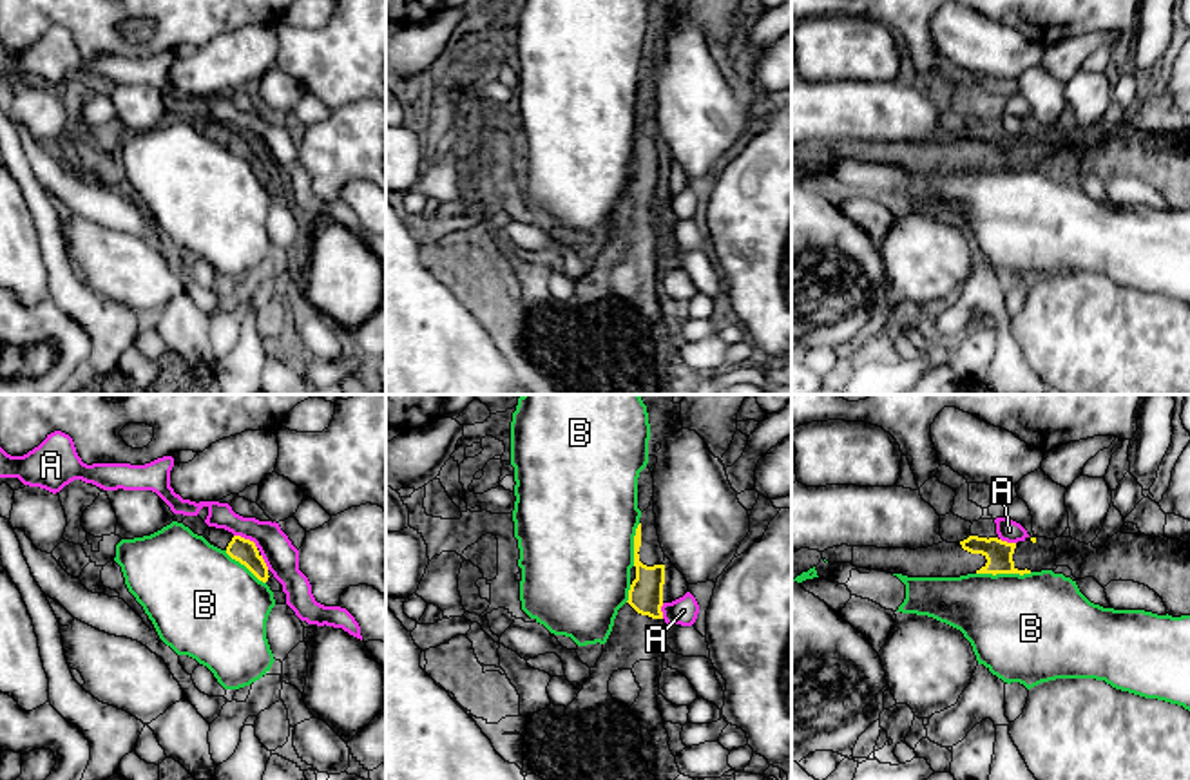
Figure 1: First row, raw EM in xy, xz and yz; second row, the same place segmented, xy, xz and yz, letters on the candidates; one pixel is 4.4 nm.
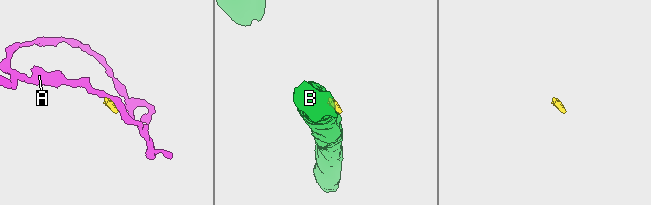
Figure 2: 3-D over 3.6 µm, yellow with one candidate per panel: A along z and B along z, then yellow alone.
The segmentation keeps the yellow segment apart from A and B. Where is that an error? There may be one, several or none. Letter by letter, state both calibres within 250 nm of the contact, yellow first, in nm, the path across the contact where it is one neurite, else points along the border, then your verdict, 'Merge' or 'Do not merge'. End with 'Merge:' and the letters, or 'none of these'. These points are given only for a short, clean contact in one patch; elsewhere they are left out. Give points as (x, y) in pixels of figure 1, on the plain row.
A: Thickness 110 nm (yellow) against 150 nm. Boundary: xy (234, 129), (250, 134), (258, 142). Do not merge
B: Thickness 120 nm (yellow) against 460 nm. Do not merge
Merge: none of these

